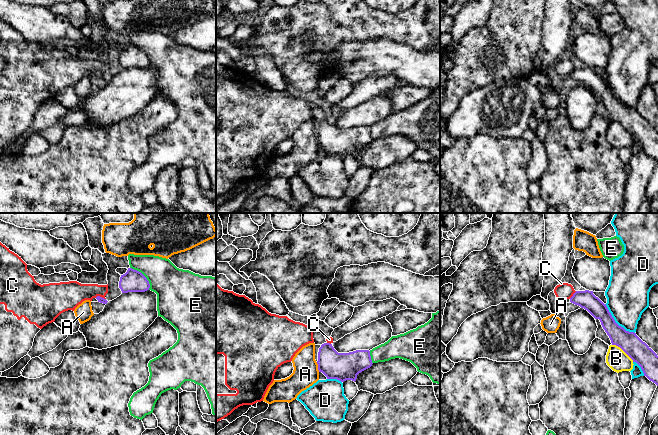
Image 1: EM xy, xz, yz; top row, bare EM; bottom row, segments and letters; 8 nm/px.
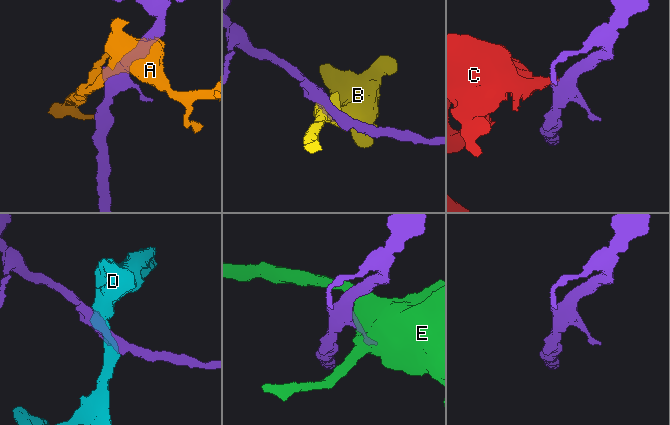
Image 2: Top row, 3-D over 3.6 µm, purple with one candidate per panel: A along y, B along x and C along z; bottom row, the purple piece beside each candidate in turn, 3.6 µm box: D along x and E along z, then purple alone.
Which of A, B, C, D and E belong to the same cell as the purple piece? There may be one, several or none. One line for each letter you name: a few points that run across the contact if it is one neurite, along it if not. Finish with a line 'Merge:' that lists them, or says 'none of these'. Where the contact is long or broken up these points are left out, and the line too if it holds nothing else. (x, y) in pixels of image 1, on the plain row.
Merge: none of these

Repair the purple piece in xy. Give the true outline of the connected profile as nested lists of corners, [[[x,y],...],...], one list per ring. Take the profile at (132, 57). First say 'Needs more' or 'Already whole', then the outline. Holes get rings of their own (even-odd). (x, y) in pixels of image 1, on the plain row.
Already whole. [[[128,44],[127,48],[120,53],[119,64],[122,69],[145,68],[149,66],[150,60],[141,48]]]

